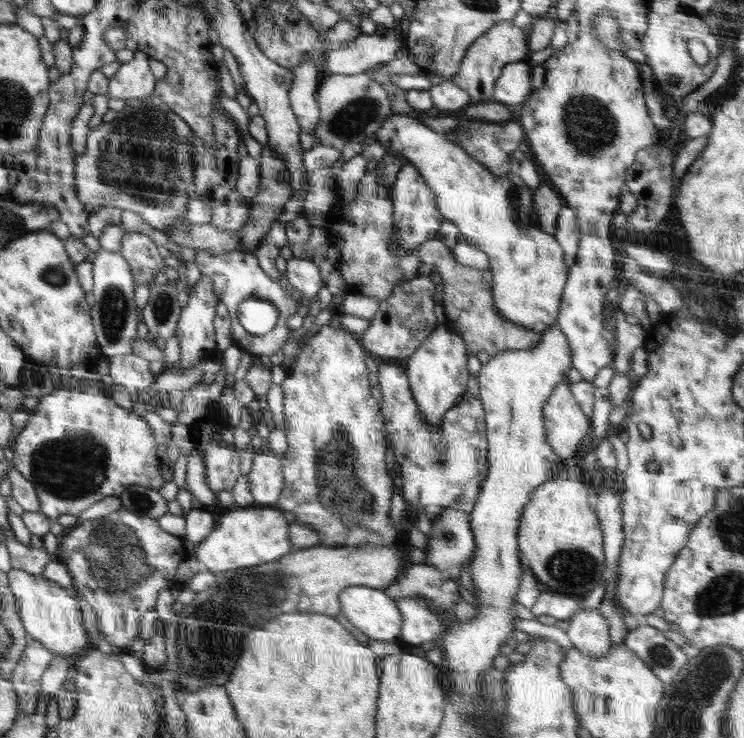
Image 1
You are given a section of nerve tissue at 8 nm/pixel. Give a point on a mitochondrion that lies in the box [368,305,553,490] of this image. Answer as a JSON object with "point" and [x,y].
{"point":[439,456]}

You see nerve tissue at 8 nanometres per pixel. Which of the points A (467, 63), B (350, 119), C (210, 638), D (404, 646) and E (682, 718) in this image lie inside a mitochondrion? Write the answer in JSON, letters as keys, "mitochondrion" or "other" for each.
{"A":"other","B":"mitochondrion","C":"mitochondrion","D":"other","E":"mitochondrion"}

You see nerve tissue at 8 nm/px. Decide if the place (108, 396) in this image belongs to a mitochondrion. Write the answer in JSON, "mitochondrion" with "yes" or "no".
{"mitochondrion":"no"}

